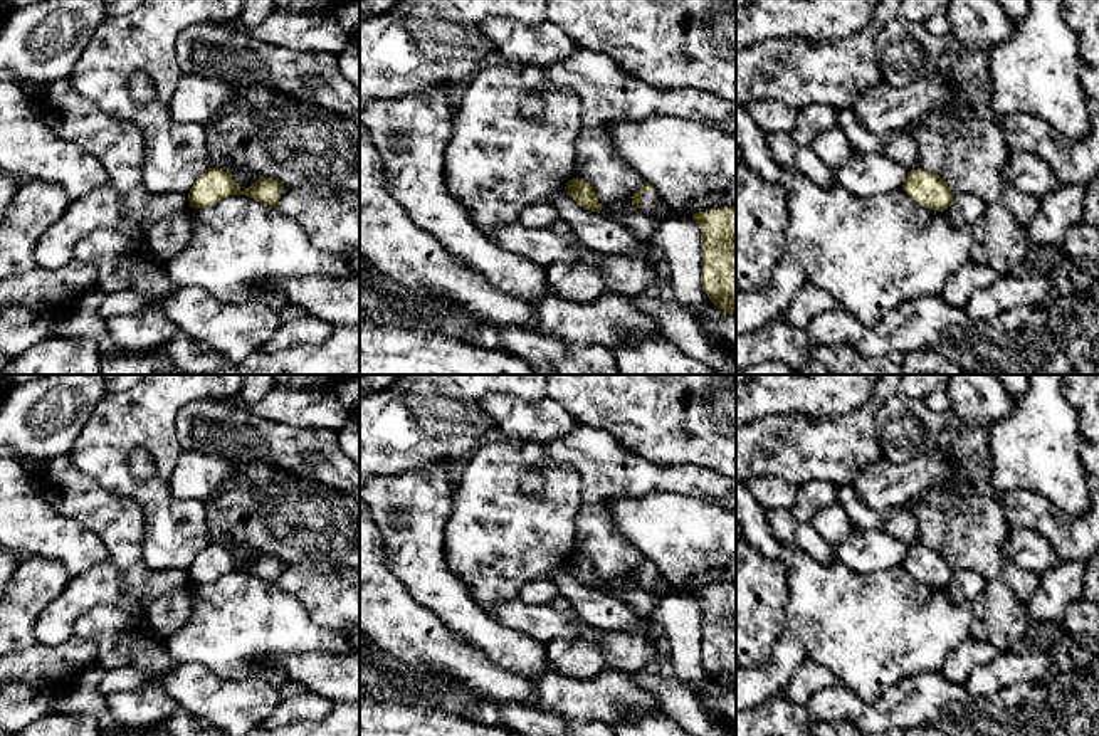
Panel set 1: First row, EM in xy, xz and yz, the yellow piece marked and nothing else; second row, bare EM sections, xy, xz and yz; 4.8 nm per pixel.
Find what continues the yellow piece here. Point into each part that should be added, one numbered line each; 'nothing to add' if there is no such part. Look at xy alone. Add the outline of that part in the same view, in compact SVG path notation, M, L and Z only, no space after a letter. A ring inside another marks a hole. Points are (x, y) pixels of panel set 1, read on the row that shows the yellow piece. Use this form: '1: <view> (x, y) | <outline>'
nothing to add

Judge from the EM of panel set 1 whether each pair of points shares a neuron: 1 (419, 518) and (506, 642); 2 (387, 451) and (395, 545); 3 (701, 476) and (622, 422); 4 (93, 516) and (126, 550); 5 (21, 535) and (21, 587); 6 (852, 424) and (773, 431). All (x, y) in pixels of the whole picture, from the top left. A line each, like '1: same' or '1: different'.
1: same
2: different
3: different
4: same
5: different
6: same

